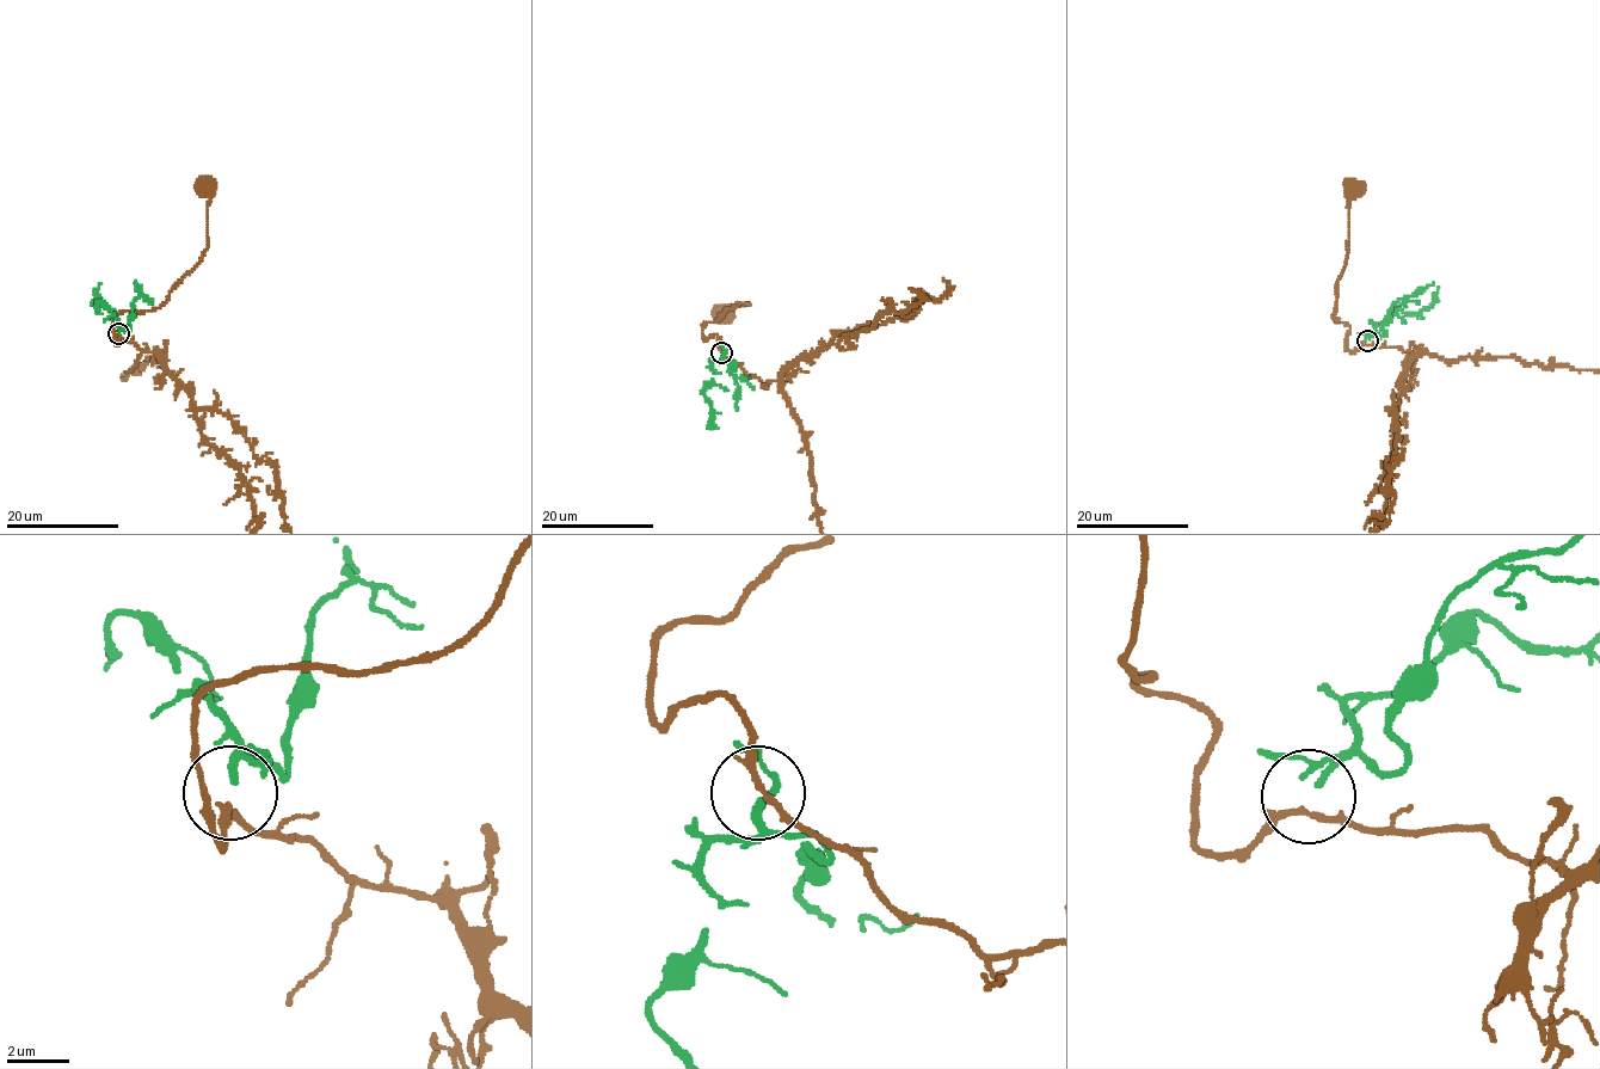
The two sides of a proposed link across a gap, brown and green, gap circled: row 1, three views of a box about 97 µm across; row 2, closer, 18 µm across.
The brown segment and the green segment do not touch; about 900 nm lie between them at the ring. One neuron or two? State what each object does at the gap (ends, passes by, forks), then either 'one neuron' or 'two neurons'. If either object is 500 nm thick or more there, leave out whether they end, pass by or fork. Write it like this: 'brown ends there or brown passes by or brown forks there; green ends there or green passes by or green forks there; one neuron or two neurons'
brown passes by; green passes by; two neurons

